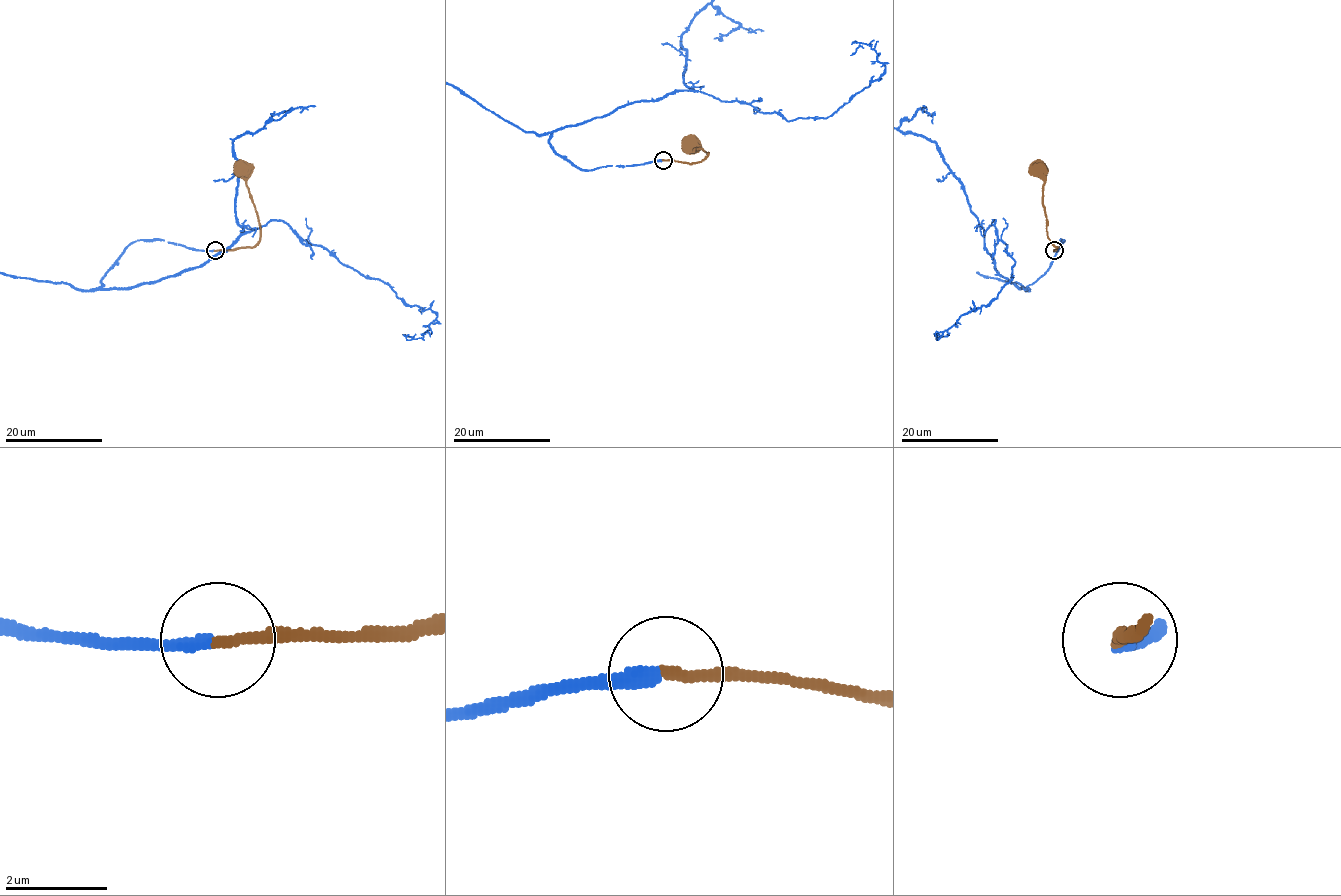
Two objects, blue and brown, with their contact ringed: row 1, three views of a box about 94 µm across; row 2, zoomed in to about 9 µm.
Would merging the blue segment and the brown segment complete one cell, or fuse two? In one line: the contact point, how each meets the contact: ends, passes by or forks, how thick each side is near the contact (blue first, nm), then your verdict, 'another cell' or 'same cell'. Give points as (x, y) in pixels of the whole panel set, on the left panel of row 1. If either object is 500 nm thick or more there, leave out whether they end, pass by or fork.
place (215, 250); blue ends; brown ends; calibres 240 and 220 nm; same cell

